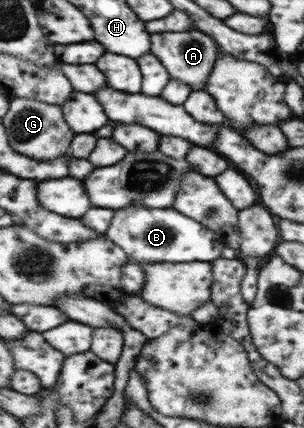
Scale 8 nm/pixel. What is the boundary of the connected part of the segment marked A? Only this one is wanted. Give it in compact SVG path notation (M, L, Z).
M196 29L183 32L160 32L151 35L150 39L152 41L151 52L160 59L171 79L179 79L194 91L205 88L220 54L219 46L208 33Z

